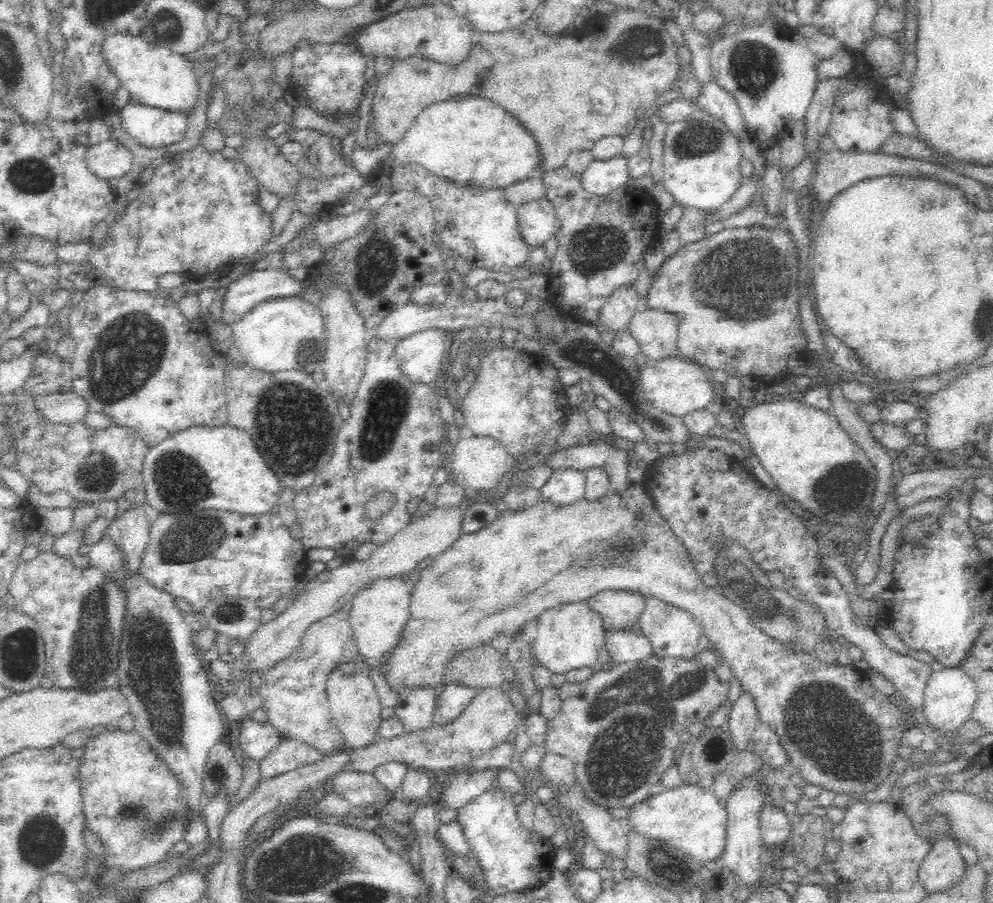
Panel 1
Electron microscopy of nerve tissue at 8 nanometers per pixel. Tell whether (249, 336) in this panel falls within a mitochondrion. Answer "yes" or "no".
no

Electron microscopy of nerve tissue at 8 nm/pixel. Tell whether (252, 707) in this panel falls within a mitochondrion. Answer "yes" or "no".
no

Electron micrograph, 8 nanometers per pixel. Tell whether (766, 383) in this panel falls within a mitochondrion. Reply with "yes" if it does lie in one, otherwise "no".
no

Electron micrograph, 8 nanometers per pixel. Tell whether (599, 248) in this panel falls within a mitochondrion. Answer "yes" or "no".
yes

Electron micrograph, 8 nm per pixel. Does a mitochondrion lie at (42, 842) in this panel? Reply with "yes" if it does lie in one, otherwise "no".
yes

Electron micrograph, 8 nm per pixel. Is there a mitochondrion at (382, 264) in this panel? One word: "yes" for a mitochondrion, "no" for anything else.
yes

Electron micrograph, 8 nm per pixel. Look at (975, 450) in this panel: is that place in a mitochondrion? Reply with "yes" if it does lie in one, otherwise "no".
no

